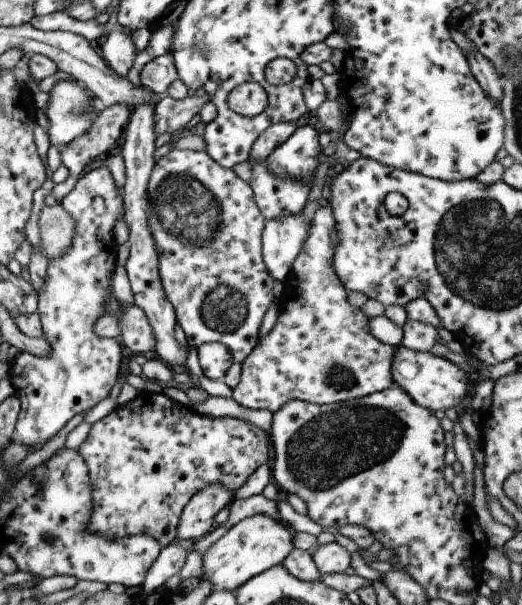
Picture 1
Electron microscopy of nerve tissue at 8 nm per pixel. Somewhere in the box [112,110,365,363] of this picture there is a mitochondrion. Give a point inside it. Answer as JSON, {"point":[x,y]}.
{"point":[188,213]}

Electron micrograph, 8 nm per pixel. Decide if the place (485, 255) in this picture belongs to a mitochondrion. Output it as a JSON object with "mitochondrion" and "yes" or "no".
{"mitochondrion":"yes"}

